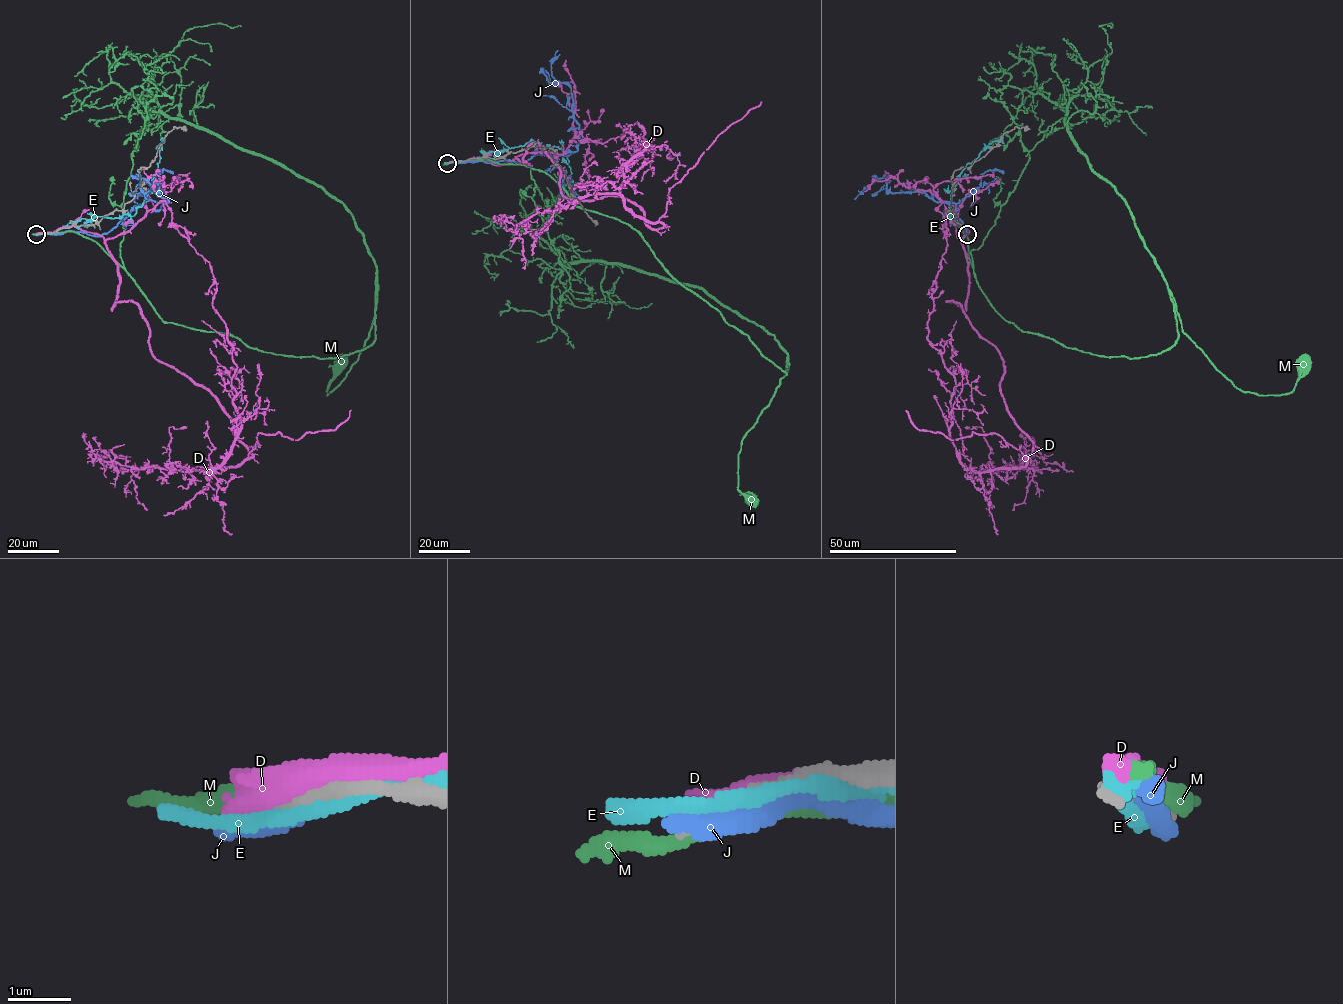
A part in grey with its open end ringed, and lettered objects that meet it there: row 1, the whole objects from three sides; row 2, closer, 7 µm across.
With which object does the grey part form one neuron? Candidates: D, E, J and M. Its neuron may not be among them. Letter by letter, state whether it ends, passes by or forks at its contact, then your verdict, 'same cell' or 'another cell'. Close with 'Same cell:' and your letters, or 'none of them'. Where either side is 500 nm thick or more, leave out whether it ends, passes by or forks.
D: it passes by; another cell
E: it passes by; another cell
J: it passes by; another cell
M: it passes by; another cell
Same cell: none of them

